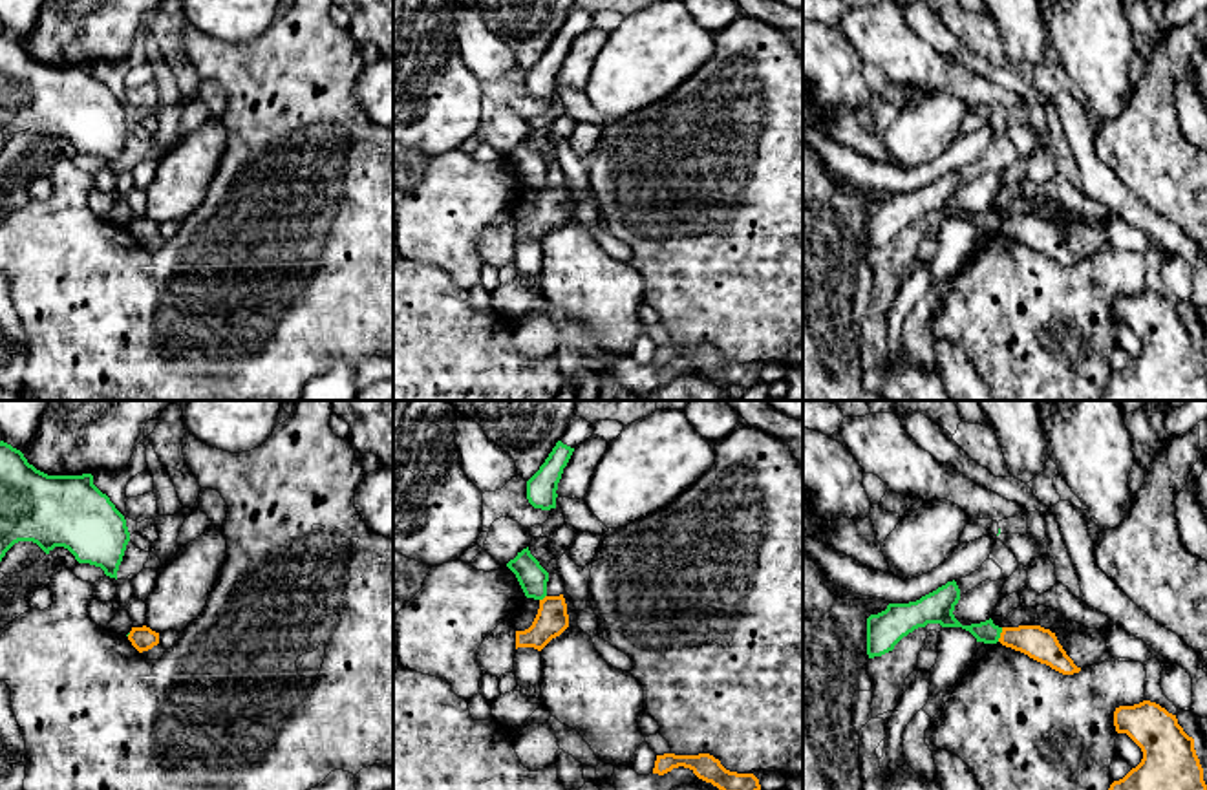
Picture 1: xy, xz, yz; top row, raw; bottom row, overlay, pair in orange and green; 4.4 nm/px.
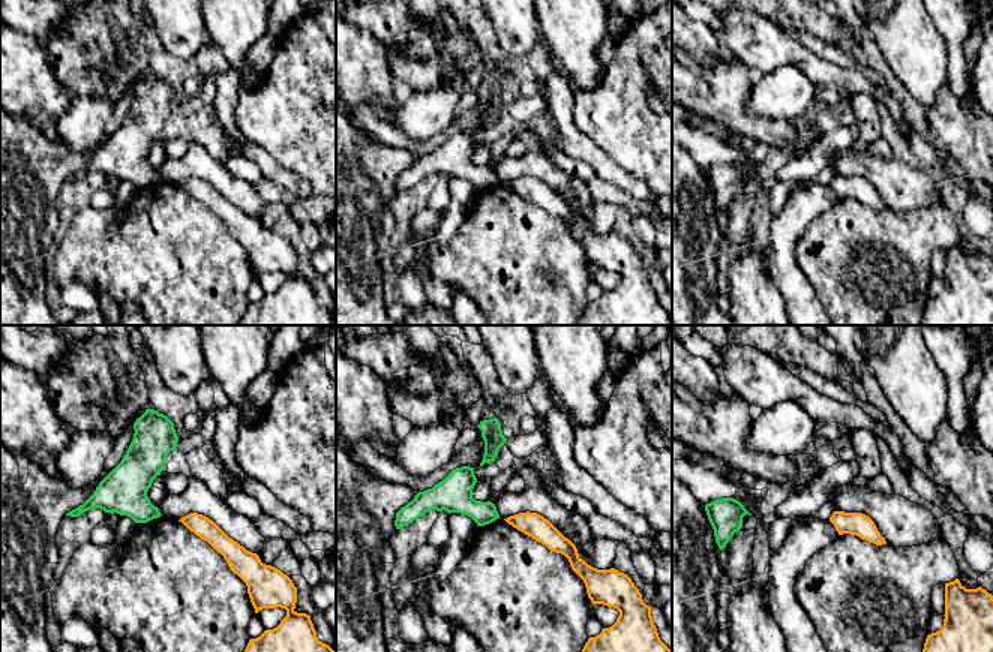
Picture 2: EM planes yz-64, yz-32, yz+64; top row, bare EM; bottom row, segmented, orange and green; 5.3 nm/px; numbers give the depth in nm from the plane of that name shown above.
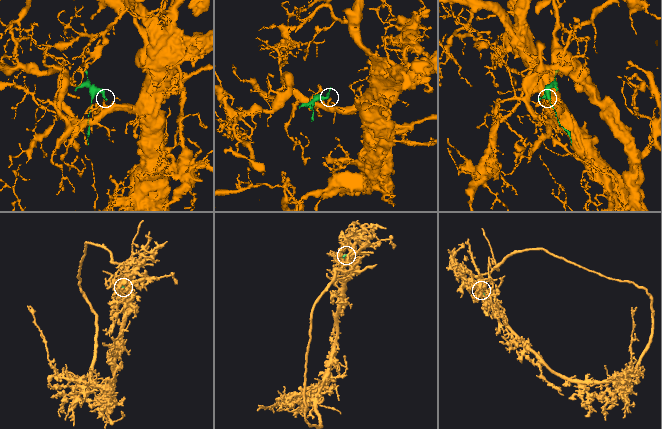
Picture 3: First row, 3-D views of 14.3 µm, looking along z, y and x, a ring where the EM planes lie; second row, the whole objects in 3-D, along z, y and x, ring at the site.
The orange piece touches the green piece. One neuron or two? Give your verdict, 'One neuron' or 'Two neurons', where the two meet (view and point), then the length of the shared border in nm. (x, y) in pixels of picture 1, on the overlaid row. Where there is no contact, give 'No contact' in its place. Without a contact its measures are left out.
Two neurons. Touches orange at yz (1001, 635). Shared border 70 nm

